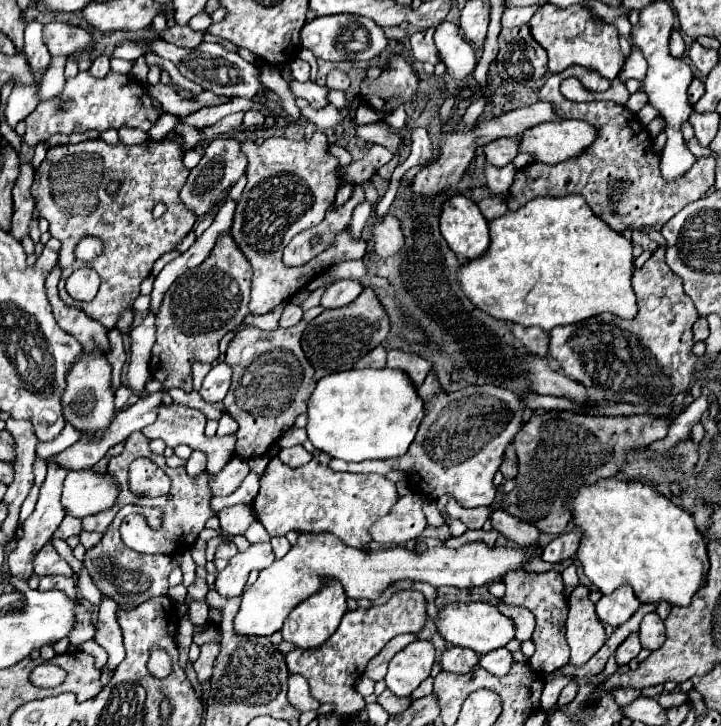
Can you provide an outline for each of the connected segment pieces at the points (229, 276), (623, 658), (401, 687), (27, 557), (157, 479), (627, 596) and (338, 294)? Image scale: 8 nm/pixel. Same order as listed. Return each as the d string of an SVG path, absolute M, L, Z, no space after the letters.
M227 234L227 238L219 238L219 246L211 250L209 258L199 264L199 268L187 270L187 274L181 274L171 288L167 290L161 310L157 314L157 342L151 352L151 376L159 380L165 388L179 386L179 388L191 388L191 366L195 362L213 362L219 356L219 342L227 332L235 332L243 326L245 316L249 314L249 288L251 288L251 264L247 258L243 258L241 248L235 244L235 240Z
M633 632L631 636L625 638L625 642L617 648L615 652L615 660L619 666L623 664L629 664L633 658L637 658L637 654L641 652L641 642L639 642L639 634Z
M417 640L409 644L389 662L389 670L385 676L387 688L399 698L411 696L411 692L431 674L433 662L435 648L429 640Z
M53 460L47 462L47 478L45 478L45 482L41 484L41 494L39 494L37 506L35 506L33 514L31 514L31 516L25 520L25 524L23 524L23 532L25 532L23 538L17 542L15 550L9 552L9 558L7 558L7 566L9 566L9 570L11 570L13 576L27 578L27 576L33 572L31 562L33 562L35 554L51 540L53 532L55 532L55 530L59 528L59 524L63 522L63 518L65 518L65 508L61 506L61 484L63 484L67 472L69 472L69 470L63 468L61 464L57 466L57 462L53 462Z
M137 458L129 470L129 488L135 494L149 498L163 496L170 491L171 480L165 472L149 458Z
M621 586L609 596L601 596L601 600L595 604L595 610L599 620L607 626L621 626L627 622L639 608L639 600L635 598L631 586Z
M337 280L325 288L321 298L323 308L341 308L351 304L363 292L363 284L357 280Z

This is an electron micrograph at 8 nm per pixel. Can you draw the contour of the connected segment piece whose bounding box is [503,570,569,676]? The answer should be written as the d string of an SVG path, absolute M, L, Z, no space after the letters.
M551 570L551 572L515 572L515 574L507 574L507 578L503 578L503 582L507 584L507 594L503 596L503 602L507 604L515 604L515 606L525 606L529 608L535 618L537 618L537 626L535 626L535 636L531 638L537 646L535 654L531 656L529 664L537 674L549 674L559 670L561 666L565 666L569 662L569 646L565 640L565 622L567 622L567 612L569 612L569 602L565 596L565 586L563 586L563 578L559 572Z

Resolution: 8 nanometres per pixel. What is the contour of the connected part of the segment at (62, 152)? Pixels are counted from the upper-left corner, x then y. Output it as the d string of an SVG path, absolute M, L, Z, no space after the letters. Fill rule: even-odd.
M85 140L47 150L45 160L35 170L31 194L35 208L49 222L49 234L63 244L59 252L59 266L63 268L59 296L67 306L83 310L107 330L117 326L123 312L139 296L139 286L151 274L155 260L175 250L197 220L179 200L183 182L183 150L173 140L151 140L151 148L147 144L111 146L103 140ZM111 180L119 182L117 194L107 192ZM157 202L167 204L167 212L159 220L151 214ZM83 236L99 236L105 242L103 254L93 262L77 262L73 256L73 248ZM85 266L101 276L99 292L91 302L79 302L65 290L65 280Z

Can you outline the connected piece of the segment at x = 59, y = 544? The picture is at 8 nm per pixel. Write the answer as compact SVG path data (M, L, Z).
M53 538L51 544L53 544L53 548L55 548L55 550L57 550L57 552L59 552L59 554L61 554L61 556L63 556L71 566L73 566L75 576L77 576L77 574L79 574L79 568L81 568L83 564L73 556L73 550L67 546L67 542L63 542L63 540L55 540L55 538Z

